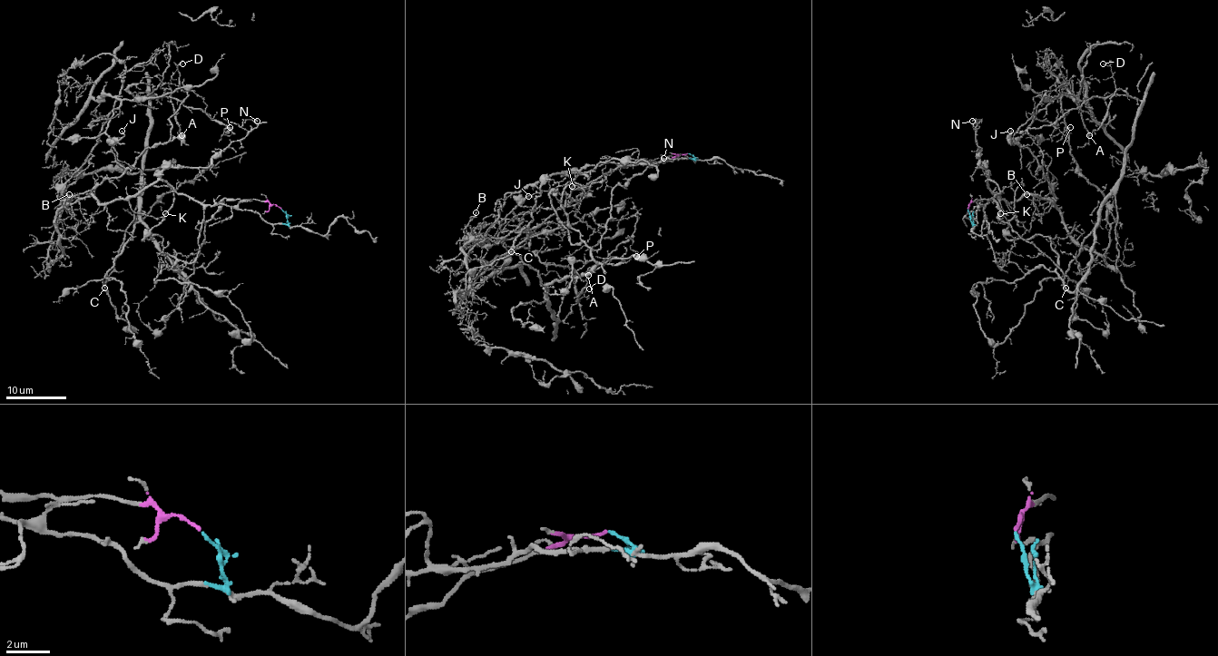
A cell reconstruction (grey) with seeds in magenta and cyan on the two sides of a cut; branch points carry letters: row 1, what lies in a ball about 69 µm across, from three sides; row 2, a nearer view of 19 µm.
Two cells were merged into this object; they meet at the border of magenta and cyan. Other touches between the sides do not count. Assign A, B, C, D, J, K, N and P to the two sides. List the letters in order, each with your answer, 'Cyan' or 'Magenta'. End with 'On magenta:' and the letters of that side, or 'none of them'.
A: Magenta
B: Cyan
C: Magenta
D: Magenta
J: Cyan
K: Magenta
N: Cyan
P: Magenta
On magenta: A, C, D, K, P

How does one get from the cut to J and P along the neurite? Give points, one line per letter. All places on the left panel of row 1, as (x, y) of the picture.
J: (281, 210), (270, 224), (157, 181), (65, 203), (49, 258), (107, 118), (92, 122), (122, 131)
P: (281, 210), (225, 199), (185, 291), (140, 212), (149, 102), (175, 97), (230, 127)

